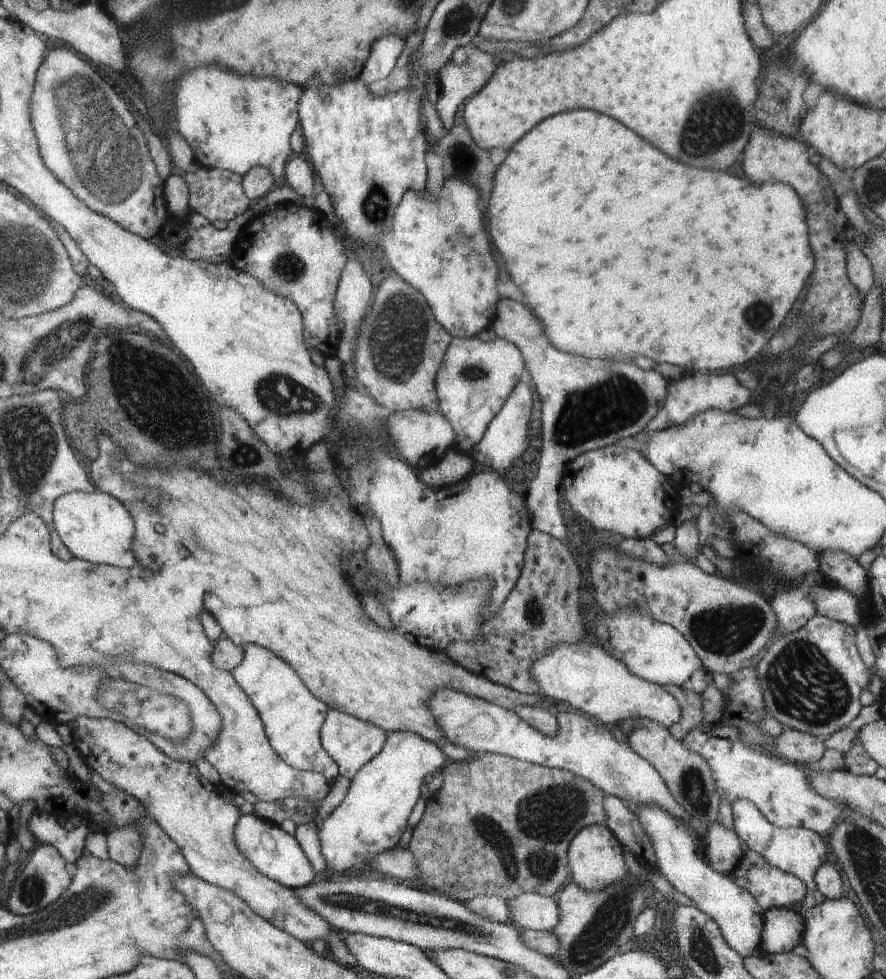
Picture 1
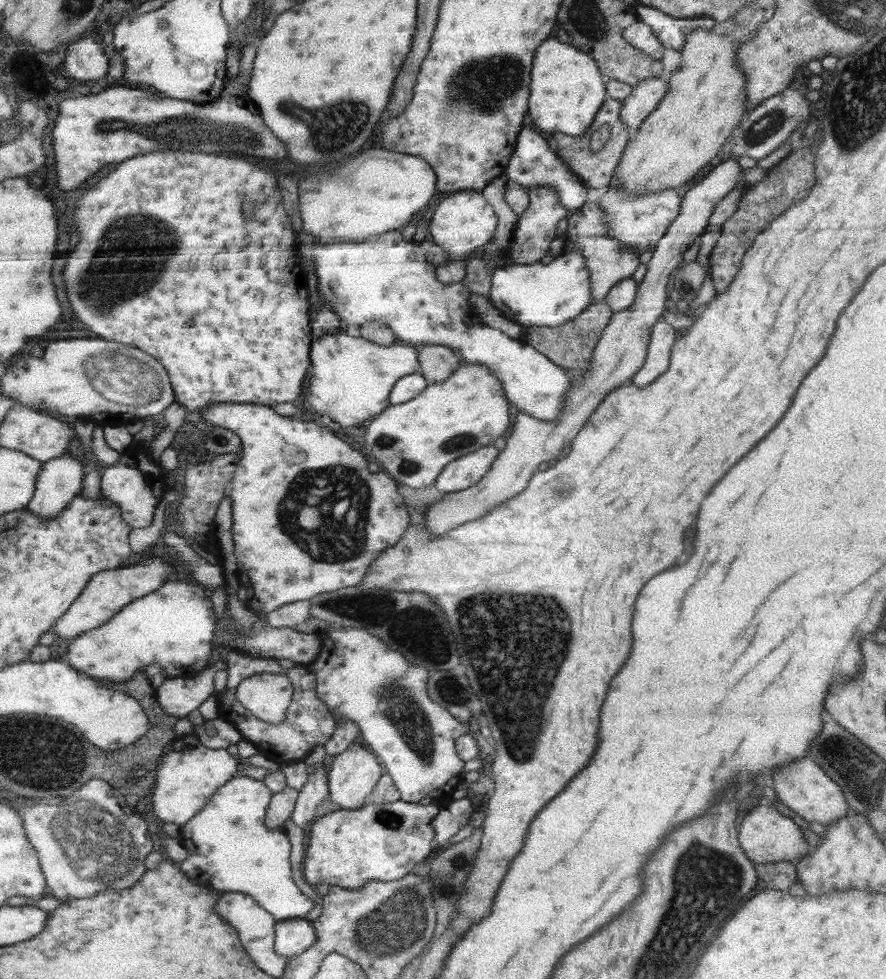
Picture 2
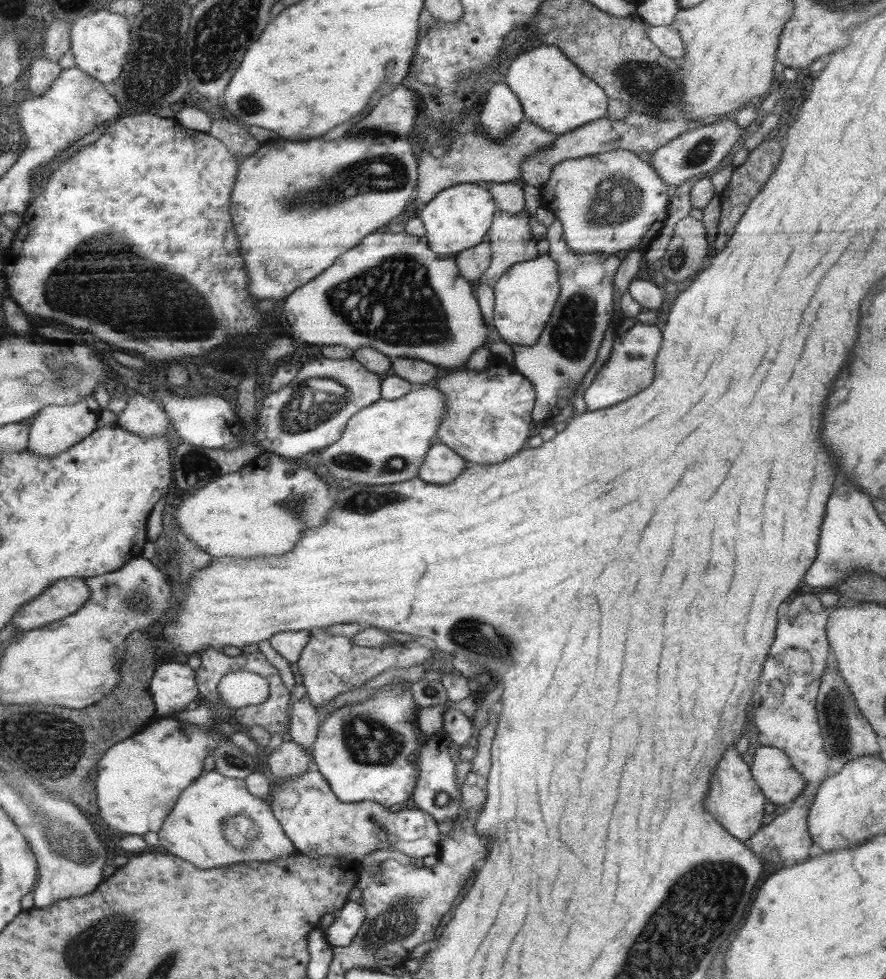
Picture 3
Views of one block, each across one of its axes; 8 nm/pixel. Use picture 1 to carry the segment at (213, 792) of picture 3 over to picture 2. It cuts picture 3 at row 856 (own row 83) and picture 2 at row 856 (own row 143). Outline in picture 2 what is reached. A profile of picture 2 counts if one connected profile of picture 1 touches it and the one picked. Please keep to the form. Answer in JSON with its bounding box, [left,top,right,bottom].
[179,777,314,921]

